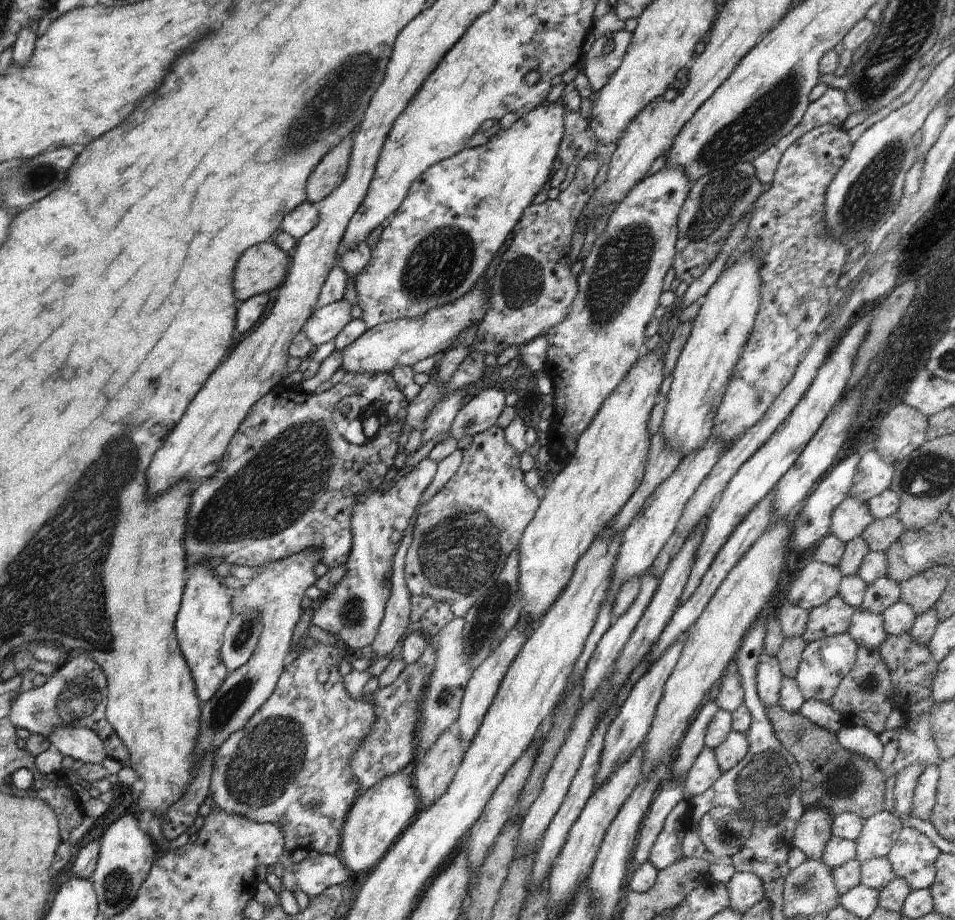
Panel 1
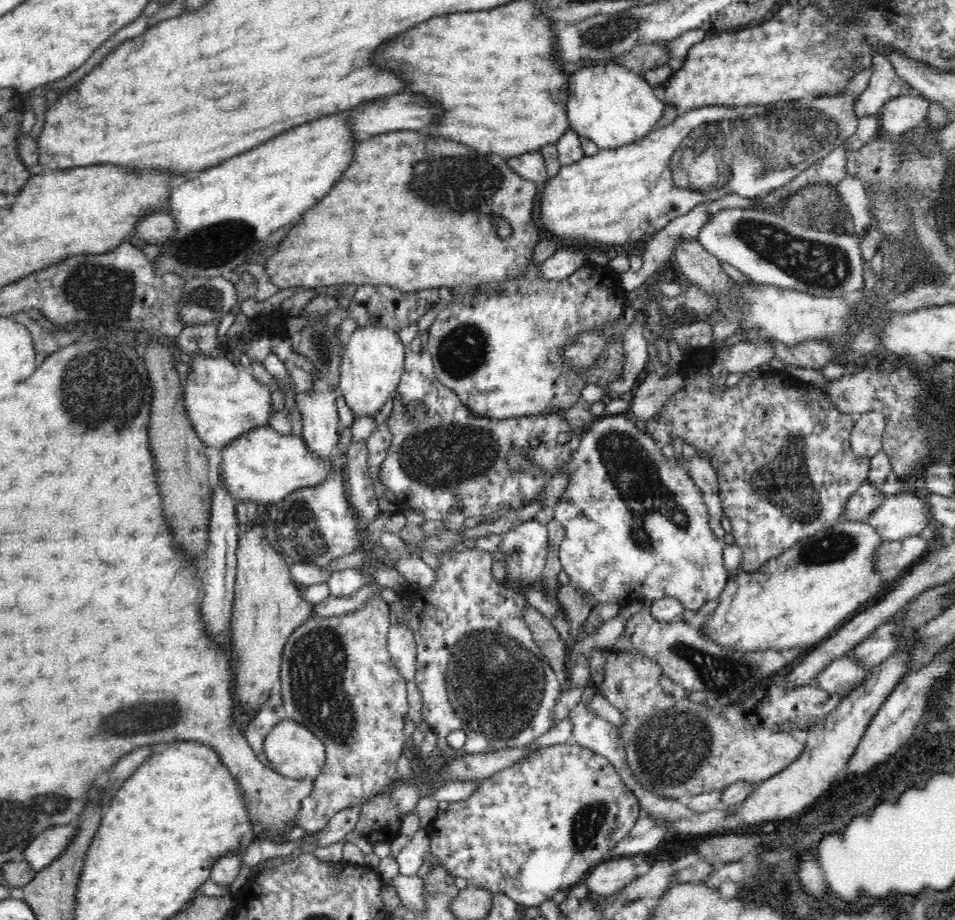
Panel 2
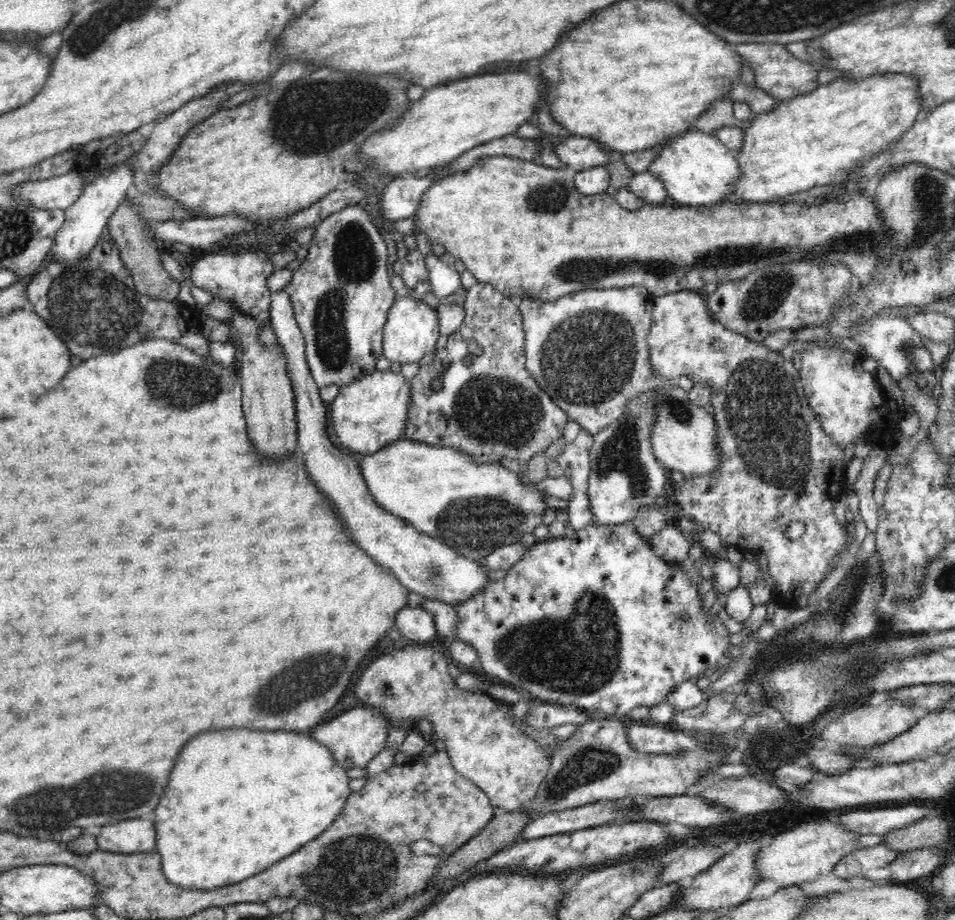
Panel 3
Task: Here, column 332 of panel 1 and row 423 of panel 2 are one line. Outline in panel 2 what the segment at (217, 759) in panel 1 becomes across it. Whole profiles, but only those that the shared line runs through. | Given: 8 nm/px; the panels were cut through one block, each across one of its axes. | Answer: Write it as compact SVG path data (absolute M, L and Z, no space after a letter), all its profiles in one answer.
M714 348L703 349L701 352L684 357L678 368L680 373L684 375L682 388L678 389L678 392L664 404L664 408L658 412L658 416L647 420L644 430L658 443L660 448L665 444L672 444L673 438L682 438L684 443L692 444L694 448L697 448L698 454L700 452L708 452L719 460L720 468L716 474L723 514L728 517L728 520L733 525L732 533L735 538L735 544L742 549L744 559L741 566L743 570L756 572L770 558L776 558L776 556L782 556L782 554L788 552L788 549L793 547L800 539L815 535L819 530L827 529L833 524L844 521L841 516L845 511L846 501L855 490L858 490L860 486L867 482L868 470L870 470L870 458L857 458L852 447L850 447L850 432L854 428L857 416L840 412L829 400L825 399L823 392L810 391L812 385L809 383L792 380L787 374L782 373L782 371L772 370L766 378L762 376L759 378L743 376L737 384L727 387L723 384L725 377L721 375L715 381L711 380L709 368L714 364L716 364Z

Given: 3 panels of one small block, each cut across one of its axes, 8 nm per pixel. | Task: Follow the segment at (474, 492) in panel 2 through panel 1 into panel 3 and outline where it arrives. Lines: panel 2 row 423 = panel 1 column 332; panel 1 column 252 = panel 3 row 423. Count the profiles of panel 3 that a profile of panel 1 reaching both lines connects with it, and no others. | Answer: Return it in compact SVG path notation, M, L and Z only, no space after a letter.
M476 283L467 289L466 298L464 298L463 307L465 317L462 324L456 332L450 333L446 345L443 349L436 352L436 356L428 365L419 369L417 374L409 382L410 387L410 404L407 412L407 421L403 430L403 436L406 439L418 441L424 444L430 444L444 448L456 448L460 452L468 453L476 464L500 464L504 458L518 460L519 464L527 464L534 454L540 454L562 436L566 423L569 421L567 414L548 396L539 386L538 383L530 376L526 370L526 346L525 332L523 329L523 318L520 312L518 299L516 297L504 296L498 292L491 284Z

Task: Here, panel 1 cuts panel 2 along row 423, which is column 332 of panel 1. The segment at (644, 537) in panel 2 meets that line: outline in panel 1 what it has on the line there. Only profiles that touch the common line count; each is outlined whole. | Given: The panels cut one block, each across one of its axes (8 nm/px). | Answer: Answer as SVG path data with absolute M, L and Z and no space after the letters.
M429 457L422 459L388 491L381 491L380 488L366 490L354 506L354 512L350 516L352 548L344 564L345 574L332 591L318 600L311 616L311 624L338 638L346 646L345 650L350 656L356 656L362 648L370 646L378 634L386 601L391 595L394 555L410 518L436 474L436 468L438 462Z

